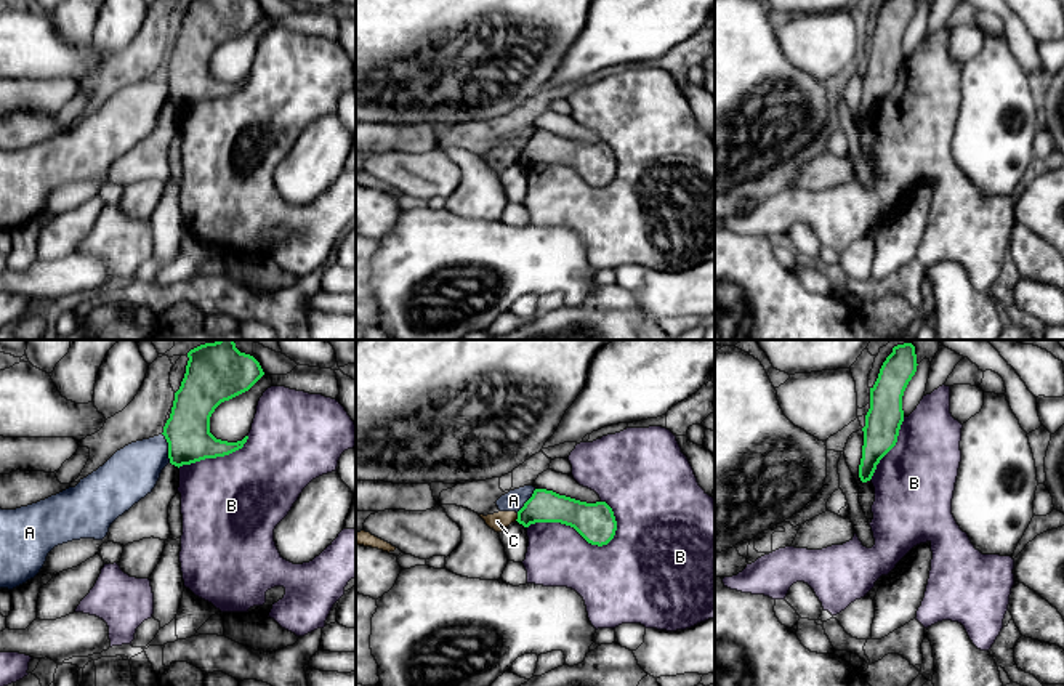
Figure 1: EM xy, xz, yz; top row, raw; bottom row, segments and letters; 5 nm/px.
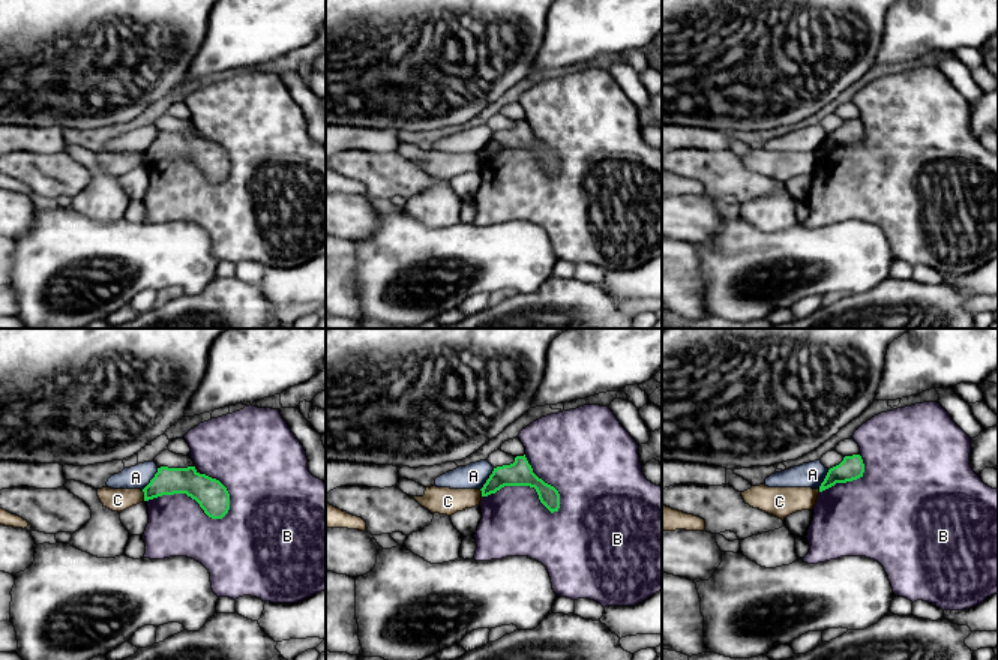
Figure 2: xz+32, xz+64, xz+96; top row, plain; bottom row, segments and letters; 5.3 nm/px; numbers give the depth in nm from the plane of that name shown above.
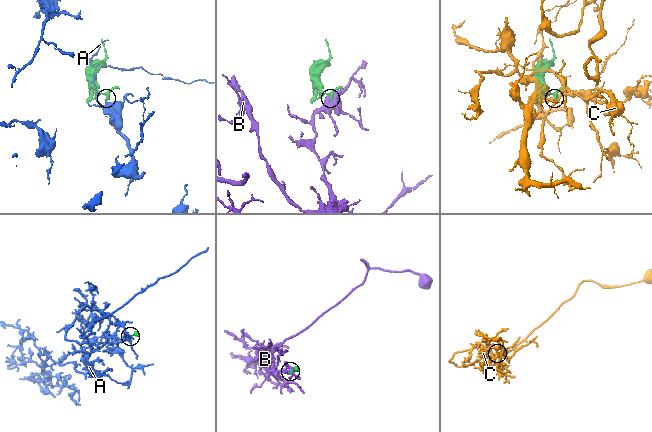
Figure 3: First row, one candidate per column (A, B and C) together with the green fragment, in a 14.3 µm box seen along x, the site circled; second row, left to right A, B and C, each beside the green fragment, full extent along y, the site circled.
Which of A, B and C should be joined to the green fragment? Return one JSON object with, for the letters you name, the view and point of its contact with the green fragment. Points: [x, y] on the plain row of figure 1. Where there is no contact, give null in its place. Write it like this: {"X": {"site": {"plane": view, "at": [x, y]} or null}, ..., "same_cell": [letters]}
{"same_cell": []}

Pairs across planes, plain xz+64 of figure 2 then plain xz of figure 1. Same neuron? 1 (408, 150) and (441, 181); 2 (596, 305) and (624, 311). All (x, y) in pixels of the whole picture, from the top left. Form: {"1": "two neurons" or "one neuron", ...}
{"1": "two neurons", "2": "one neuron"}

